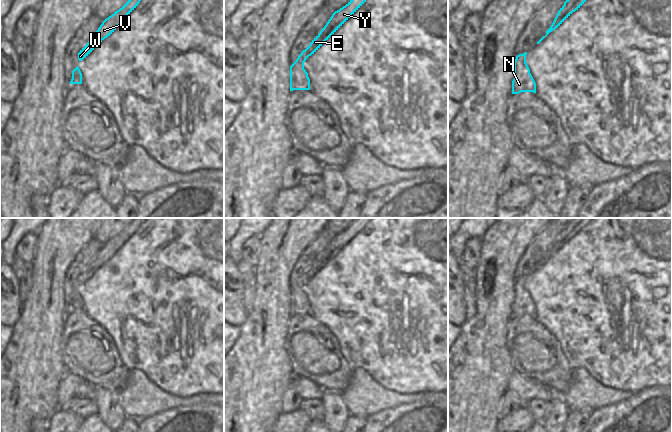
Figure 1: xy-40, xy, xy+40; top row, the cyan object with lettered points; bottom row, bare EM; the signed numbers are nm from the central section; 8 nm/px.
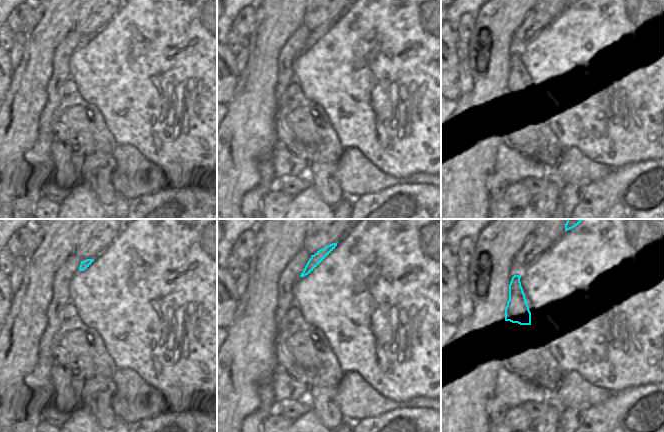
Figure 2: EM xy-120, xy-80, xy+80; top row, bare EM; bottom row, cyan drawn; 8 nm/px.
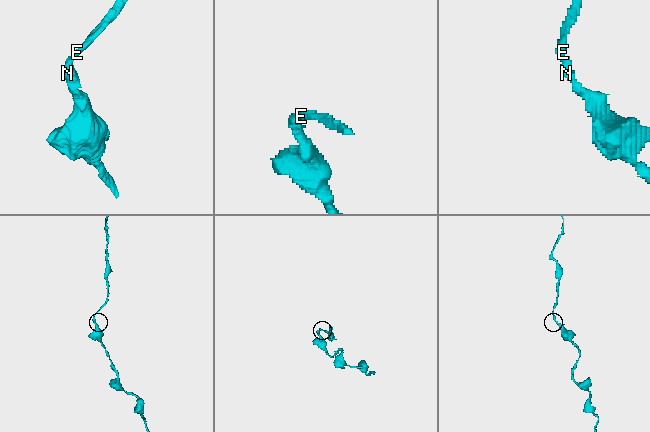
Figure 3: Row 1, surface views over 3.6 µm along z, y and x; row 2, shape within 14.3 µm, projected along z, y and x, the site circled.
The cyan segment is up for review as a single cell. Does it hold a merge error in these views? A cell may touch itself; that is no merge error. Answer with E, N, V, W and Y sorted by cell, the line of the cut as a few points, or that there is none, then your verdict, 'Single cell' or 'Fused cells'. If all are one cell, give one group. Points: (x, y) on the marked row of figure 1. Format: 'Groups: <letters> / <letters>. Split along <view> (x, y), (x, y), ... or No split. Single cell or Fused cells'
Groups: E N V W Y. No split. Single cell

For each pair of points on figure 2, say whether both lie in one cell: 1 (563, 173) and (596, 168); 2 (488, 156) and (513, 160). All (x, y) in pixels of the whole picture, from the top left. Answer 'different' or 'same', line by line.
1: same
2: different

